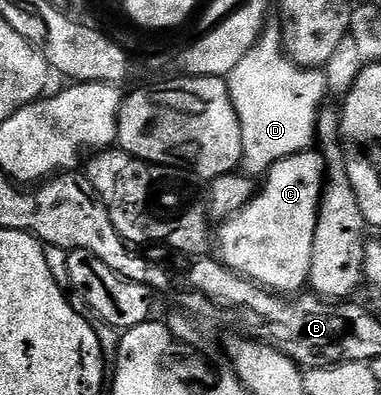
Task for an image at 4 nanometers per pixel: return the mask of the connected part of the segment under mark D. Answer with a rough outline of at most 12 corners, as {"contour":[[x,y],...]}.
{"contour":[[266,25],[228,77],[241,170],[315,146],[326,76]]}

